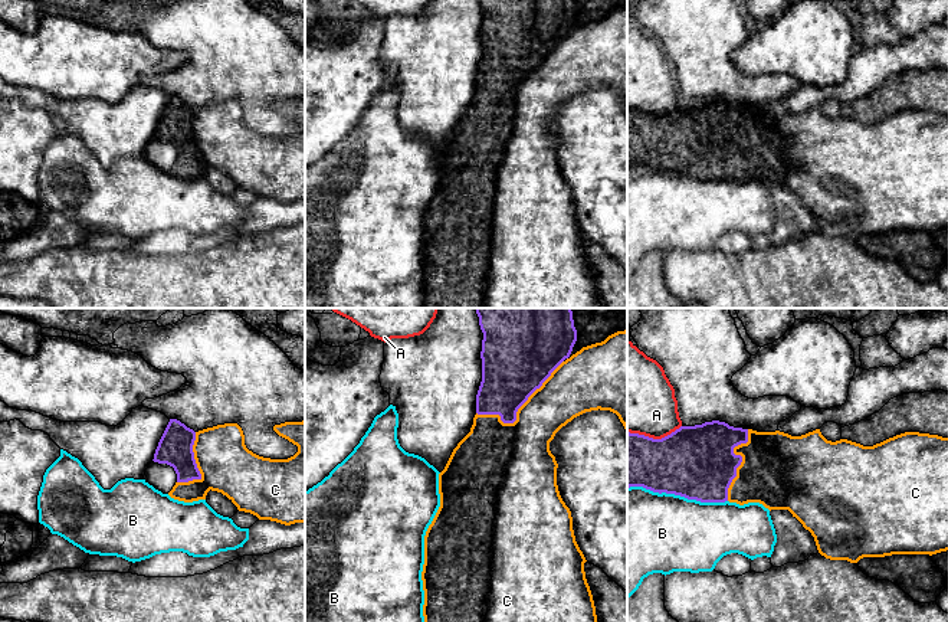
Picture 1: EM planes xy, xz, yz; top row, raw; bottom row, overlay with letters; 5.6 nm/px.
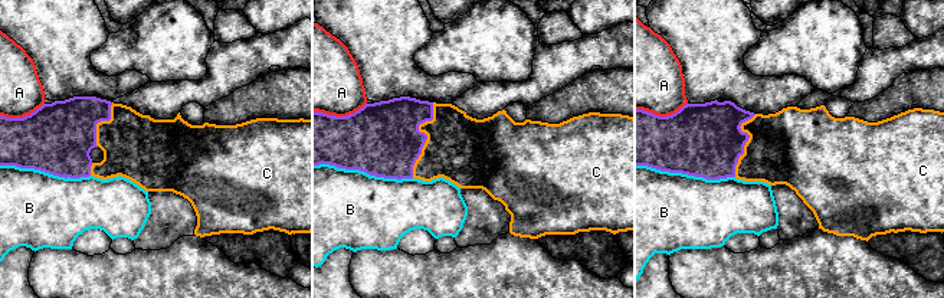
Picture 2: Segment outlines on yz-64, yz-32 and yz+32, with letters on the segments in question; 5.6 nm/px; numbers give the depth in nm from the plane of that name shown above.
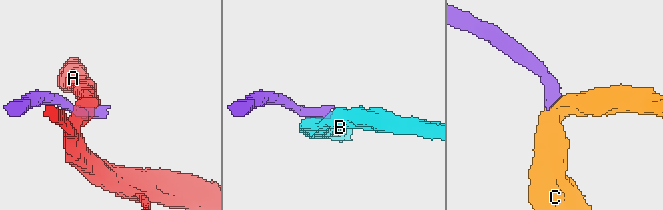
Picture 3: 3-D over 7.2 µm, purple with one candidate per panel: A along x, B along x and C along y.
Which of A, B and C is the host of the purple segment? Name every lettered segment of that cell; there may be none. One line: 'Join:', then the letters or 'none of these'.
Join: C

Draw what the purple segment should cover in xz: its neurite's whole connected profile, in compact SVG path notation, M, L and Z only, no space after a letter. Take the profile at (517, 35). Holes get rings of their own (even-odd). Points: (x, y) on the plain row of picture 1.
M479 0L482 17L482 59L476 72L476 92L470 109L453 127L445 147L439 151L440 184L424 213L424 242L421 249L424 268L423 308L603 308L597 299L596 284L585 256L570 186L557 163L555 134L550 120L574 95L591 88L616 91L627 109L627 7L609 13L604 19L583 24L573 32L577 19L574 0Z

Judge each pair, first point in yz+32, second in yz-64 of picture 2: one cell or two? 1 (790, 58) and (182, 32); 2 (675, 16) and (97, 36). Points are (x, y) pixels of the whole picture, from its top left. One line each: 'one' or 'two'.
1: one
2: one

